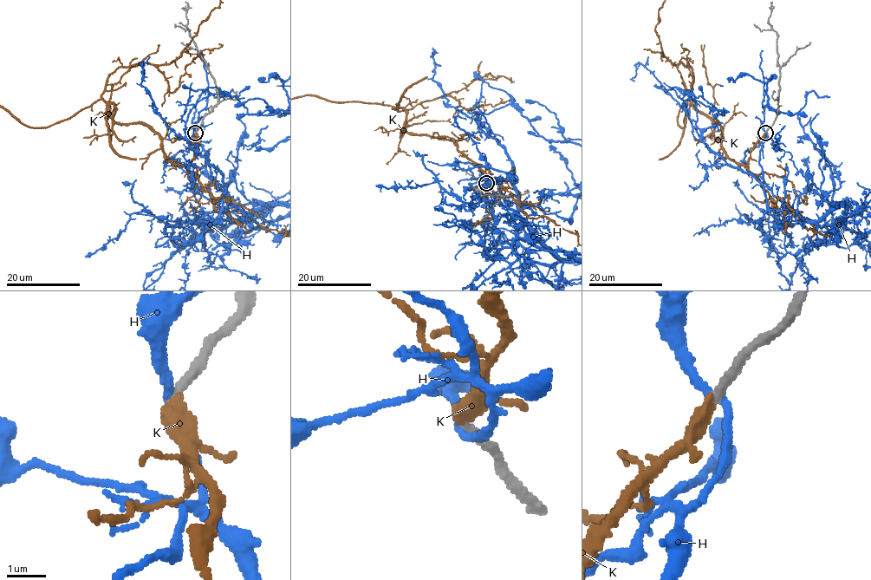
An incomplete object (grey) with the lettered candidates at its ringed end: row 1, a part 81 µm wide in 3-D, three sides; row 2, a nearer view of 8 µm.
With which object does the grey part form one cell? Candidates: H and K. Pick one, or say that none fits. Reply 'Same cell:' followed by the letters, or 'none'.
Same cell: K

